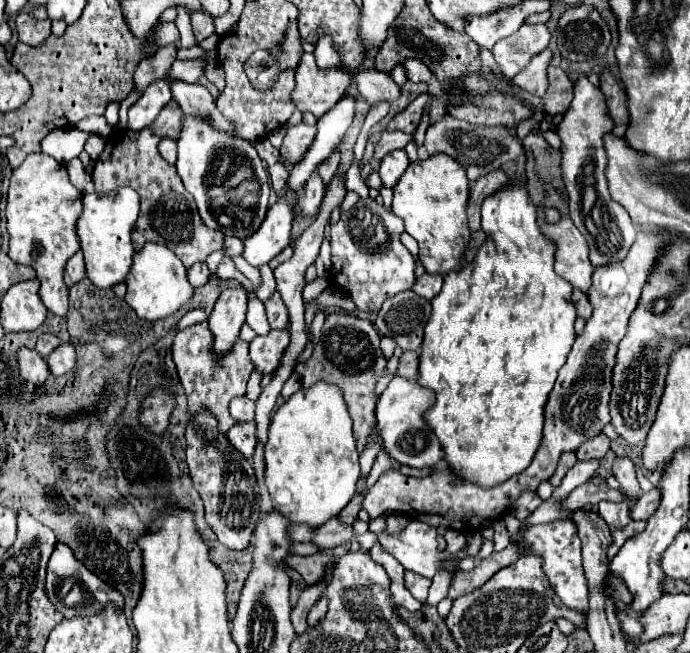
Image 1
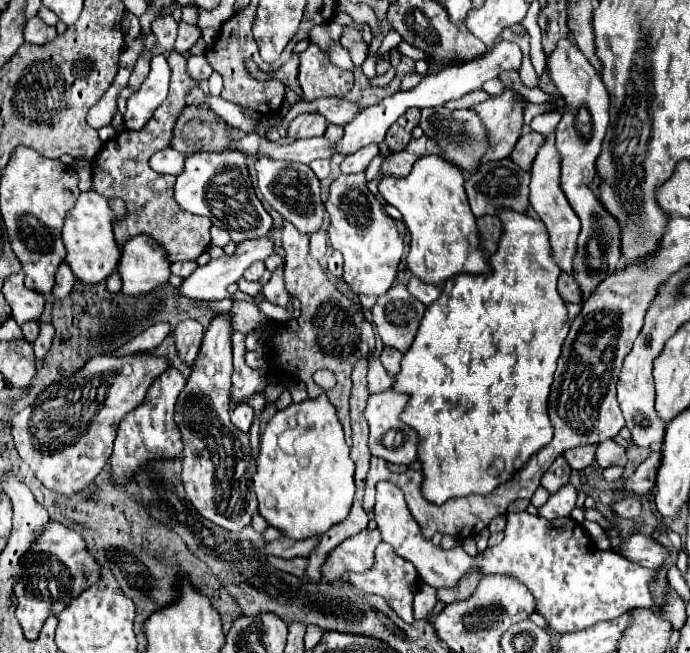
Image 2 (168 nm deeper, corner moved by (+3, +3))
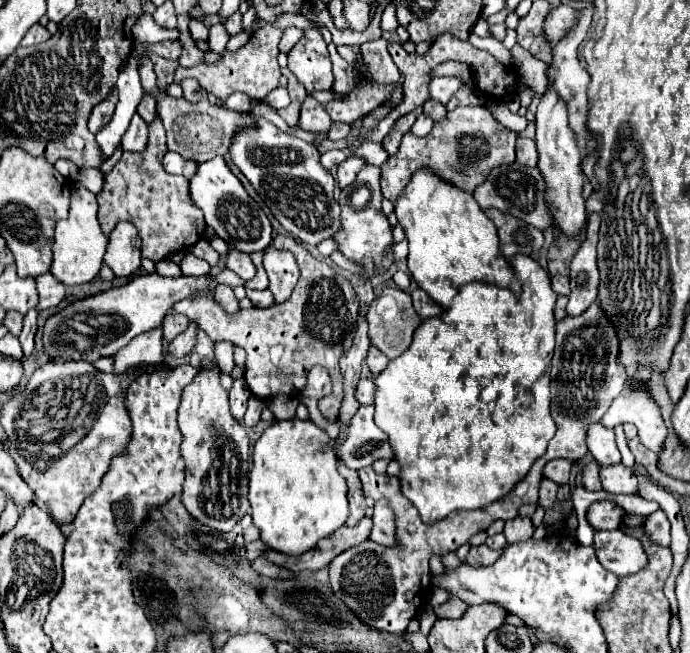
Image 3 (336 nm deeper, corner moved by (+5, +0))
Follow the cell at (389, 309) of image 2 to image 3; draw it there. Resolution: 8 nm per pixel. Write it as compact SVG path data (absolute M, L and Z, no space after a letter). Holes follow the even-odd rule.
M391 286L391 288L383 288L383 292L371 302L369 312L367 312L367 322L369 322L371 344L393 360L409 348L413 332L421 324L421 318L419 318L419 314L415 314L415 308L411 304L411 296L405 290Z

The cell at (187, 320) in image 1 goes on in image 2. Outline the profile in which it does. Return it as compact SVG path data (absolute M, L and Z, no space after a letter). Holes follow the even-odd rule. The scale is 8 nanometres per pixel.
M155 323L155 325L147 327L145 331L141 331L139 335L135 335L133 339L129 339L117 351L113 351L113 355L115 357L121 357L121 355L129 355L129 353L145 353L145 351L151 351L157 345L161 345L167 335L169 335L169 323Z

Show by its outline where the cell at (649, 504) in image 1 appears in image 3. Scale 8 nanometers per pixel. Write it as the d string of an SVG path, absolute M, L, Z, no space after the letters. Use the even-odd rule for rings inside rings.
M611 500L595 502L587 510L587 520L595 530L615 530L621 526L625 510Z

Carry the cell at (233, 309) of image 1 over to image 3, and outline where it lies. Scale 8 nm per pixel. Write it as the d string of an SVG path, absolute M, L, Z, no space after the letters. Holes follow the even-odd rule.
M203 360L197 378L185 386L177 410L183 434L181 454L185 458L183 504L189 514L205 526L229 532L249 510L247 478L249 478L249 436L229 412L227 390L221 386L221 368L213 360Z

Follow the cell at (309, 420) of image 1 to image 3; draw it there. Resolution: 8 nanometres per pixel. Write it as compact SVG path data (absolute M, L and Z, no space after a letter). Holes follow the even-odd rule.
M311 418L277 420L261 434L253 450L253 468L249 470L249 502L253 524L261 530L261 540L271 550L291 556L303 554L347 522L347 480L337 472L337 464L339 460L333 450L333 440Z

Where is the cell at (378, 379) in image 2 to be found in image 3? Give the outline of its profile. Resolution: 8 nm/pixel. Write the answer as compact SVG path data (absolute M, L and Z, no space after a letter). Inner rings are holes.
M361 378L355 396L357 396L359 404L373 404L373 400L375 400L375 382L373 382L373 378Z

